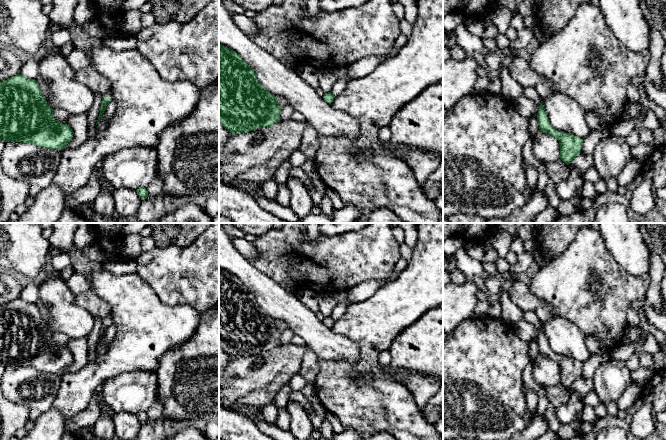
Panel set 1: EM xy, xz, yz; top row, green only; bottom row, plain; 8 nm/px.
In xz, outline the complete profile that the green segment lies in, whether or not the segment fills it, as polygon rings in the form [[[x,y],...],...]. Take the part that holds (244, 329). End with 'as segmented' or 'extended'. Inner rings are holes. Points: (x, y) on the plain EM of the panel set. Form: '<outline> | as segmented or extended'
[[[219,268],[219,345],[233,359],[255,355],[280,346],[278,321],[258,305],[254,294],[230,272]]] | as segmented

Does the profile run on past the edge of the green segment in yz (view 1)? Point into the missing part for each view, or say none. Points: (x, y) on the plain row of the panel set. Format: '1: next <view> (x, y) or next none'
1: next none

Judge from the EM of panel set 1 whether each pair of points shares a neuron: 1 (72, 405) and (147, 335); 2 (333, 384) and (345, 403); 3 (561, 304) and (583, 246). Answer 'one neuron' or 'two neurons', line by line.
1: one neuron
2: one neuron
3: one neuron

